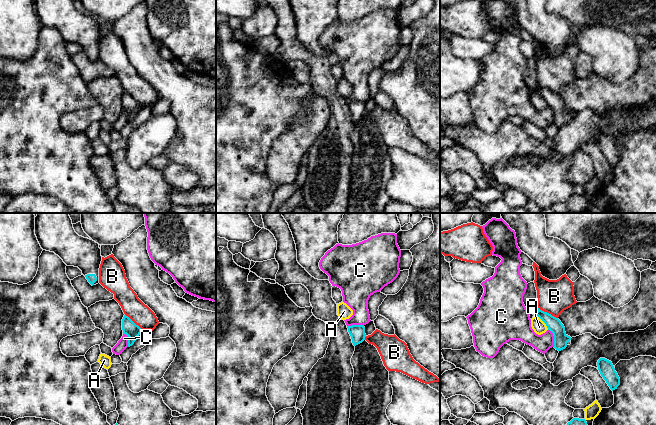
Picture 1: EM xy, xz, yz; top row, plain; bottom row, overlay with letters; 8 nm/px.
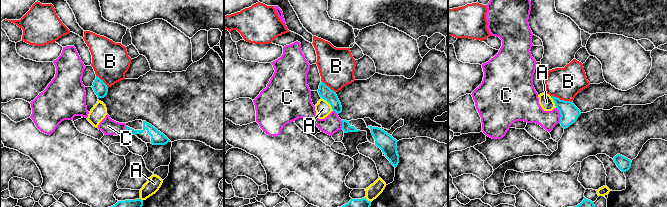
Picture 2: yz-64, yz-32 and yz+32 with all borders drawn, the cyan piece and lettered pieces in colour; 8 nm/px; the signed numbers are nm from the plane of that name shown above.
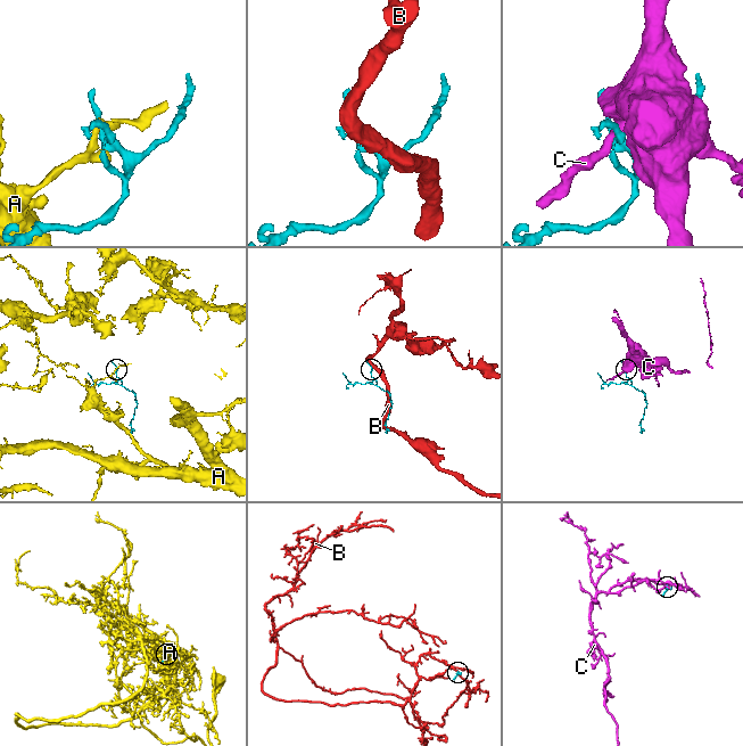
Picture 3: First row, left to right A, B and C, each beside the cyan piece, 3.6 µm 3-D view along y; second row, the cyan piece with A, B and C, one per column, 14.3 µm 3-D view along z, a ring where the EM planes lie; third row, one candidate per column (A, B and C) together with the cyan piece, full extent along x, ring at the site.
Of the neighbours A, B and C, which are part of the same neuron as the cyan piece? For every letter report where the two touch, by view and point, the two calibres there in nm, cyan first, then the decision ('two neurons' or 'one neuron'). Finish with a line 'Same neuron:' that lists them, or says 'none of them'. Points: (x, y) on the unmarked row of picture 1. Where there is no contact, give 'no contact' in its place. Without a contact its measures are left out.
A: yz (543, 97) | 120/110 nm | two neurons
B: yz (548, 89) | 120/280 nm | two neurons
C: yz (554, 114) | 120/140 nm | two neurons
Same neuron: none of them

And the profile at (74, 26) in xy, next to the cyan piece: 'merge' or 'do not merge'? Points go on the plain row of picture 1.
merge

